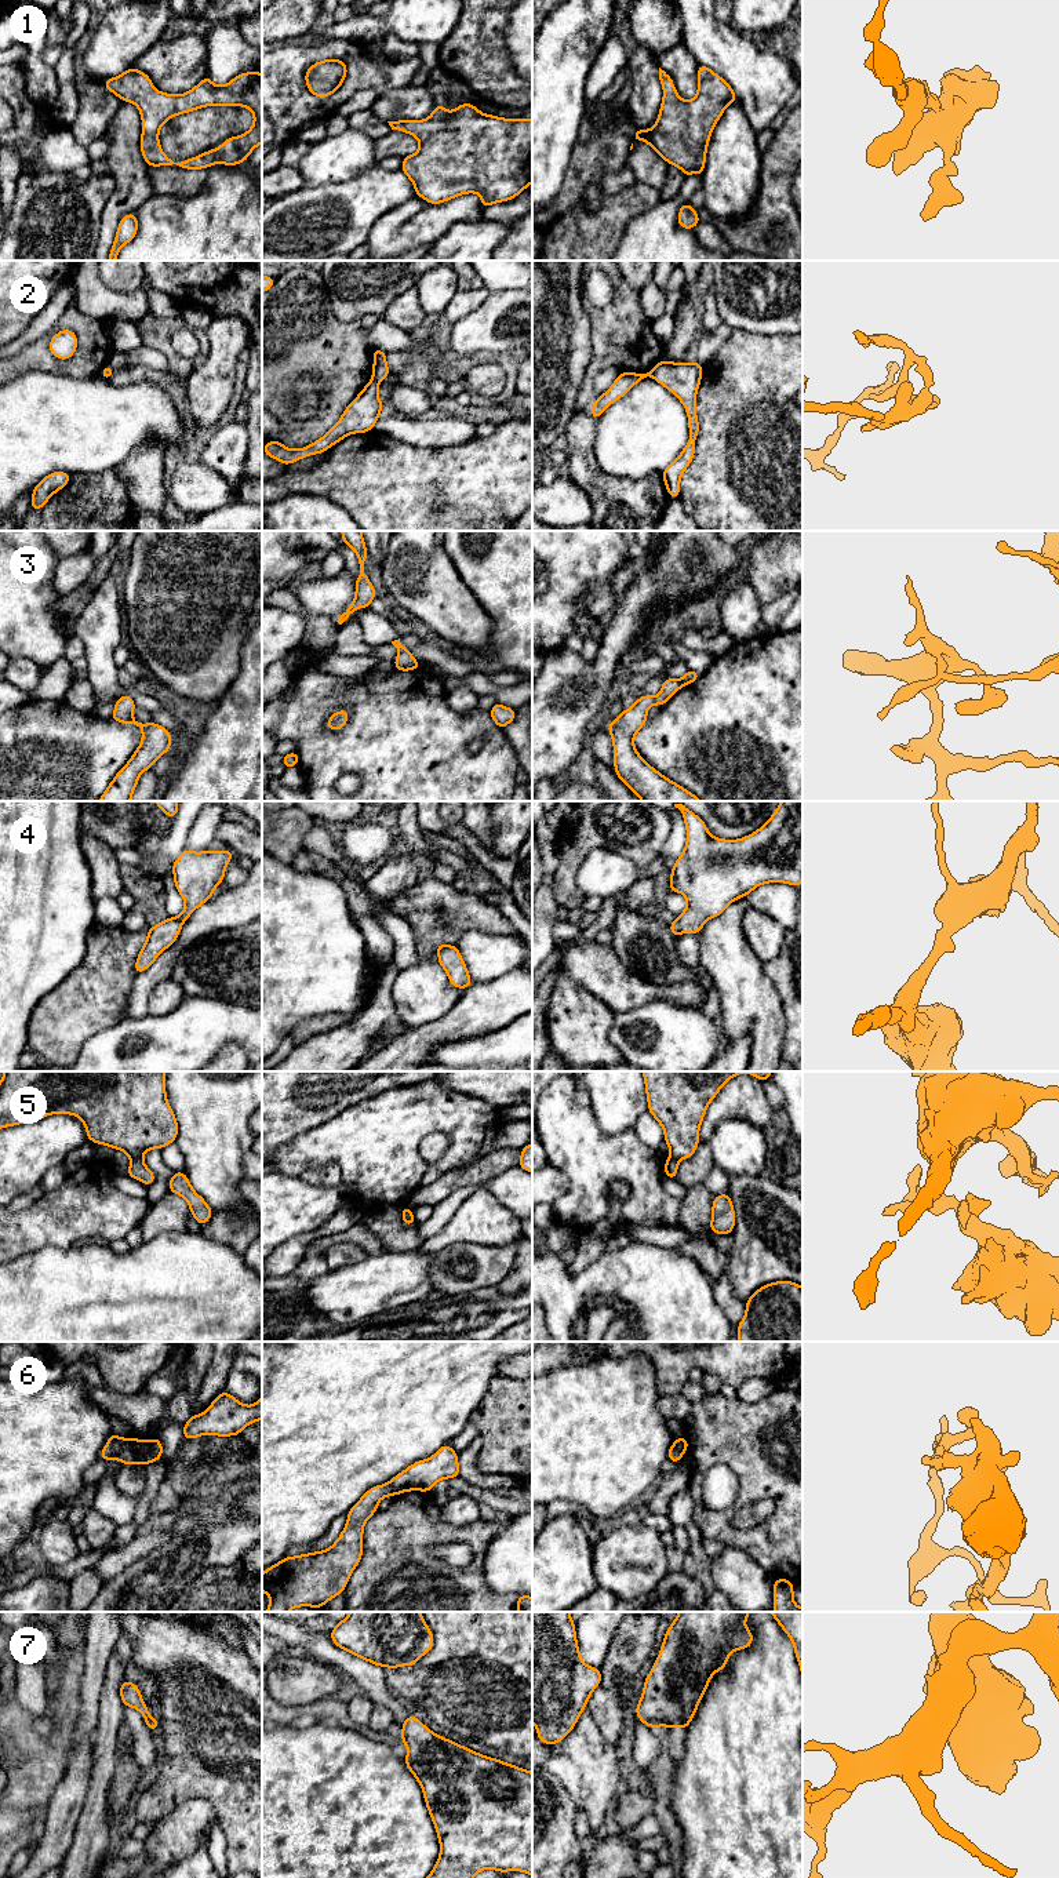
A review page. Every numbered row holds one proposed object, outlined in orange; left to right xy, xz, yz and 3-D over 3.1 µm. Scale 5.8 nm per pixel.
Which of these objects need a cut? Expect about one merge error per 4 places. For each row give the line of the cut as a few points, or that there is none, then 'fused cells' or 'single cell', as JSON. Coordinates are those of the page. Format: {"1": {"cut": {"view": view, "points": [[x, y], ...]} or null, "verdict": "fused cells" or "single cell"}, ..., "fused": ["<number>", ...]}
{"1": {"cut": null, "verdict": "single cell"}, "2": {"cut": {"view": "xz", "points": [[372, 378], [378, 382]]}, "verdict": "fused cells"}, "3": {"cut": null, "verdict": "single cell"}, "4": {"cut": null, "verdict": "single cell"}, "5": {"cut": {"view": "xy", "points": [[141, 1157], [131, 1160]]}, "verdict": "fused cells"}, "6": {"cut": {"view": "xy", "points": [[128, 1438], [113, 1458]]}, "verdict": "fused cells"}, "7": {"cut": null, "verdict": "single cell"}, "fused": ["2", "5", "6"]}

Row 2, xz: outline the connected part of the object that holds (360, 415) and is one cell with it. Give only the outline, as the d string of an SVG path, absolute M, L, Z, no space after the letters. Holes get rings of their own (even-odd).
M371 379L359 396L346 407L341 419L313 444L299 450L291 450L276 440L266 441L262 451L268 456L287 466L302 458L325 452L330 447L349 434L372 430L375 422L379 419L381 410L385 405L385 403L379 401L378 389L379 382Z

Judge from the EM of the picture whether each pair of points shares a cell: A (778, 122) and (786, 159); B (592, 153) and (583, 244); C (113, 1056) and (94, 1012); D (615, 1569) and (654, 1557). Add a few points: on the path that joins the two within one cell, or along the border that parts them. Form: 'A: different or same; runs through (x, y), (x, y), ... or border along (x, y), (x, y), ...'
A: different; border along (788, 115), (783, 124), (775, 133)
B: same; runs through (578, 175), (574, 185), (574, 222)
C: different; border along (123, 1018), (91, 1036), (79, 1052)
D: same; runs through (625, 1564), (636, 1557), (644, 1557)

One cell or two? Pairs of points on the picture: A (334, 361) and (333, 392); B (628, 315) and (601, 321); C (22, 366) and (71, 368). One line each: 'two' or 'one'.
A: one
B: one
C: one

